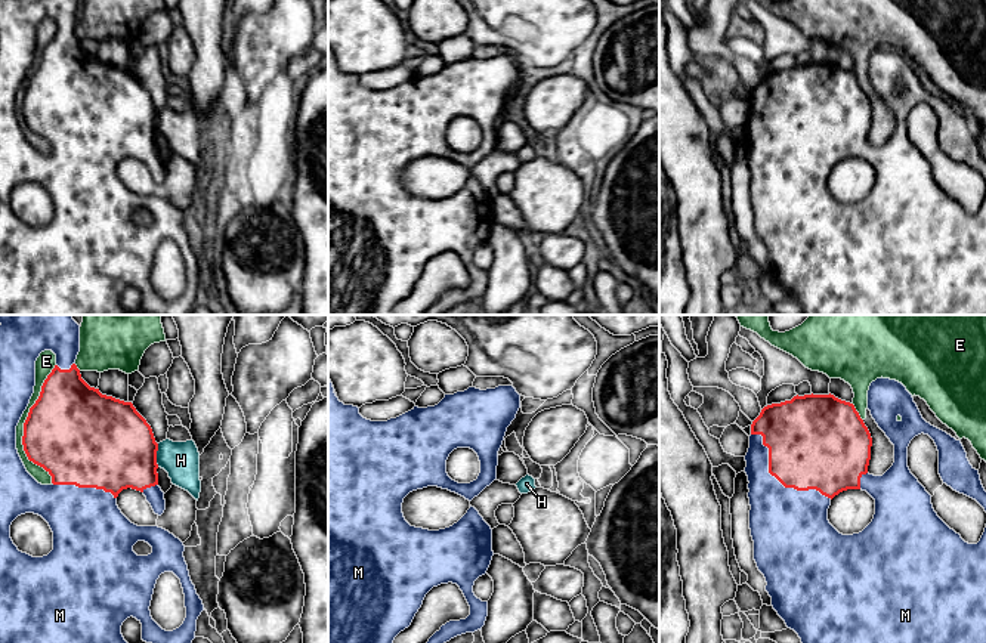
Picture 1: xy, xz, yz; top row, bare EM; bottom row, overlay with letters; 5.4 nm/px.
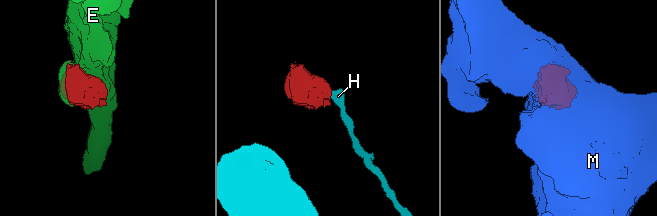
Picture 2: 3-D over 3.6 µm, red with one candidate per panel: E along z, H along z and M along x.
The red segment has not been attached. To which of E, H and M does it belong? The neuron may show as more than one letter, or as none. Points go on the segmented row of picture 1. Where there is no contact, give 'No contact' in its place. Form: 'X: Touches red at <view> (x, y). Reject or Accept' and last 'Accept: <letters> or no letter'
E: Touches red at xy (24, 426). Reject
H: Touches red at xy (155, 456). Reject
M: Touches red at yz (778, 479). Accept
Accept: M

